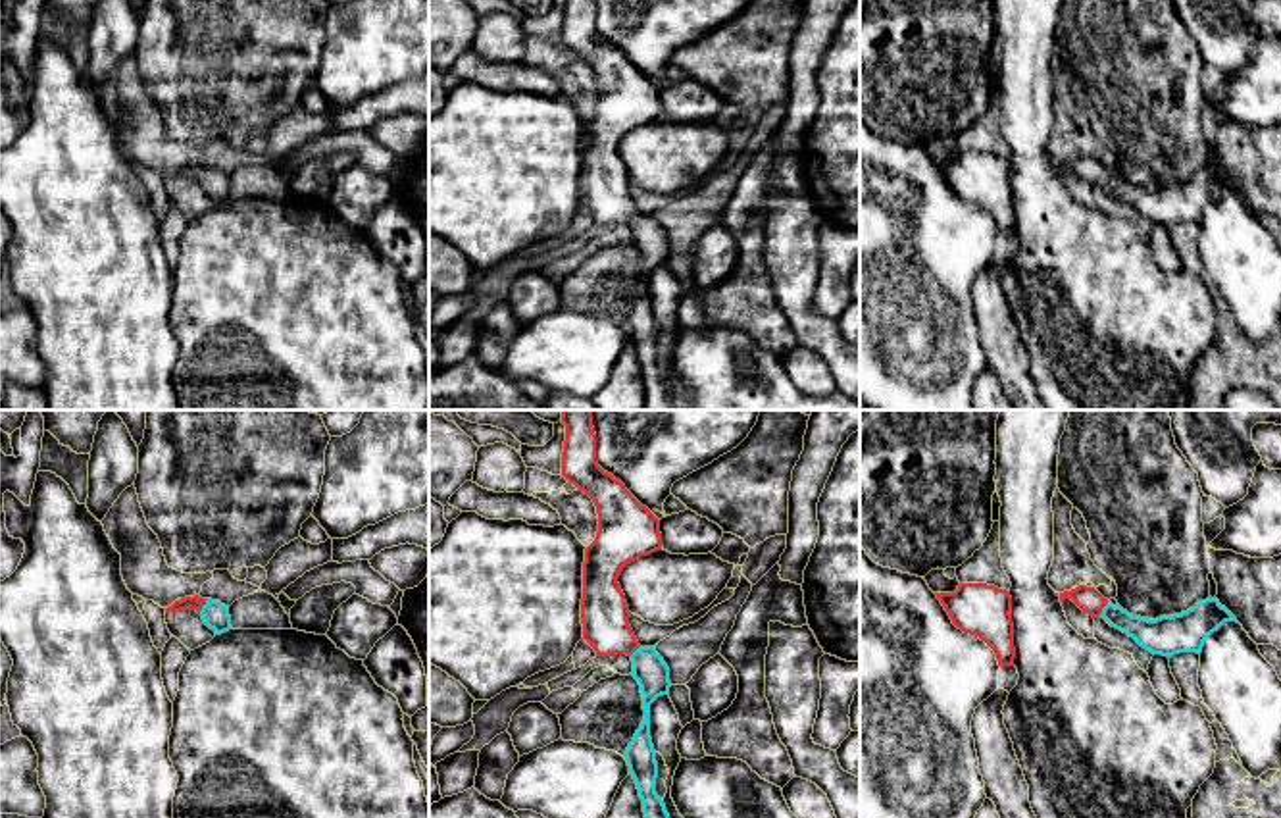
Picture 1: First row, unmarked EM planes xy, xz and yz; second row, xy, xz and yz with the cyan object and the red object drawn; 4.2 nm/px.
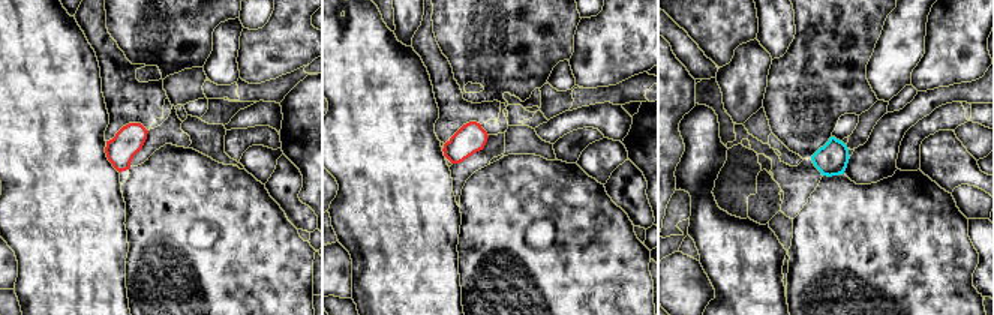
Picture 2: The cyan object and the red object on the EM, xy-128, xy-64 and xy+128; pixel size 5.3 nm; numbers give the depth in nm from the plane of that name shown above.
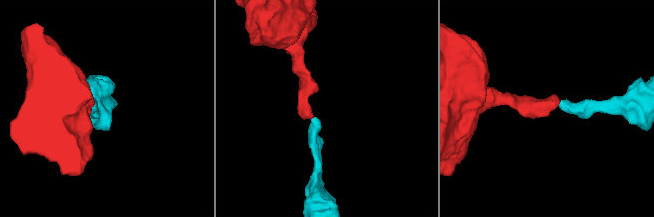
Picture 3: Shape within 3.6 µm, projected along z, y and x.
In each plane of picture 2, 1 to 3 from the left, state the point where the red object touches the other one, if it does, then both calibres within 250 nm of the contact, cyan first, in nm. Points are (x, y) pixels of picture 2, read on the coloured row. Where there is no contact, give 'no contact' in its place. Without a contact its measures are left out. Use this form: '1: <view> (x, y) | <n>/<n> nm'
1: no contact
2: no contact
3: no contact

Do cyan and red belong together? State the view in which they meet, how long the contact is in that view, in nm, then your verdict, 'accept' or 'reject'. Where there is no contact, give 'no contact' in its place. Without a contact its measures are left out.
xy | 80 nm | accept

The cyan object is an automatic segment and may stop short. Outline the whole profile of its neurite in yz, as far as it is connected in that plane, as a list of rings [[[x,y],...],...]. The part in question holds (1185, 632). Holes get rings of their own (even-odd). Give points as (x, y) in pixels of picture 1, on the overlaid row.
[[[1079,585],[1060,593],[1062,606],[1068,597],[1089,616],[1104,618],[1112,627],[1127,633],[1152,654],[1168,658],[1179,652],[1200,654],[1208,635],[1218,631],[1225,622],[1237,622],[1237,618],[1212,597],[1196,602],[1187,612],[1160,616],[1156,620],[1133,616],[1121,606],[1114,606],[1094,587]]]

